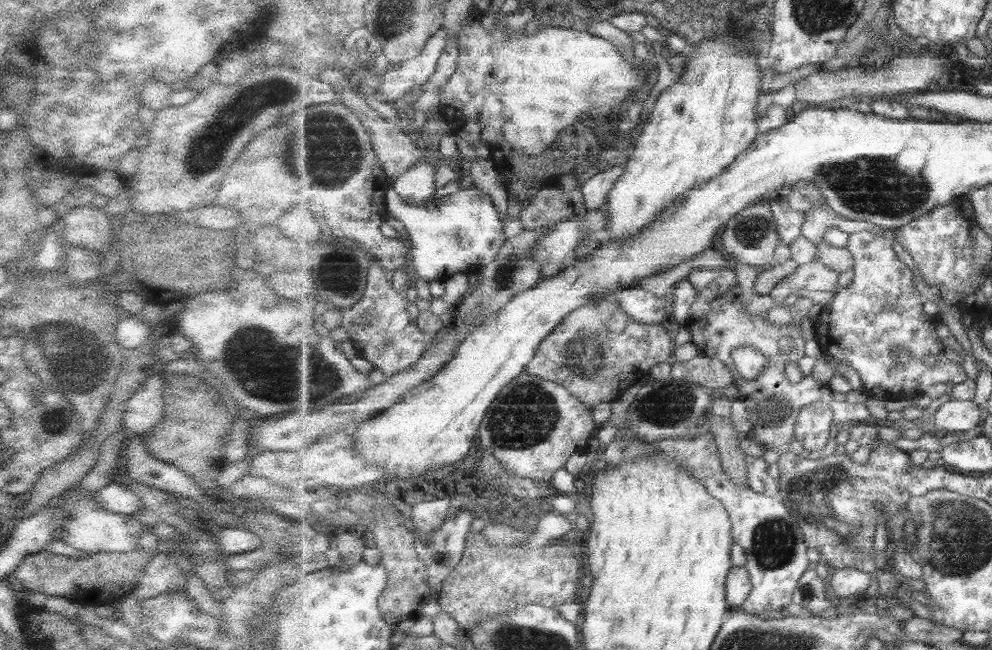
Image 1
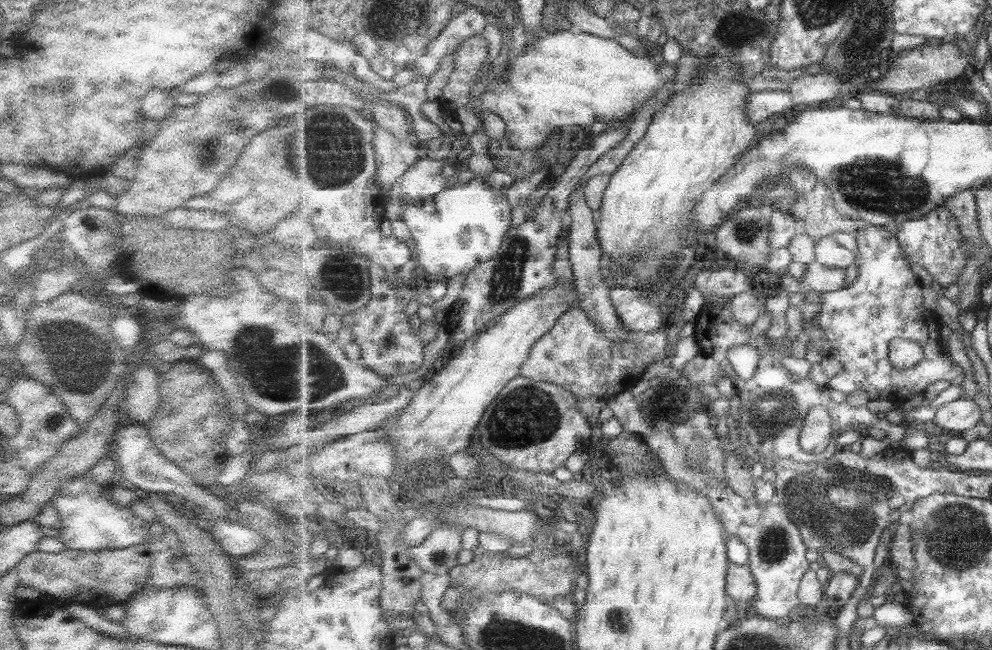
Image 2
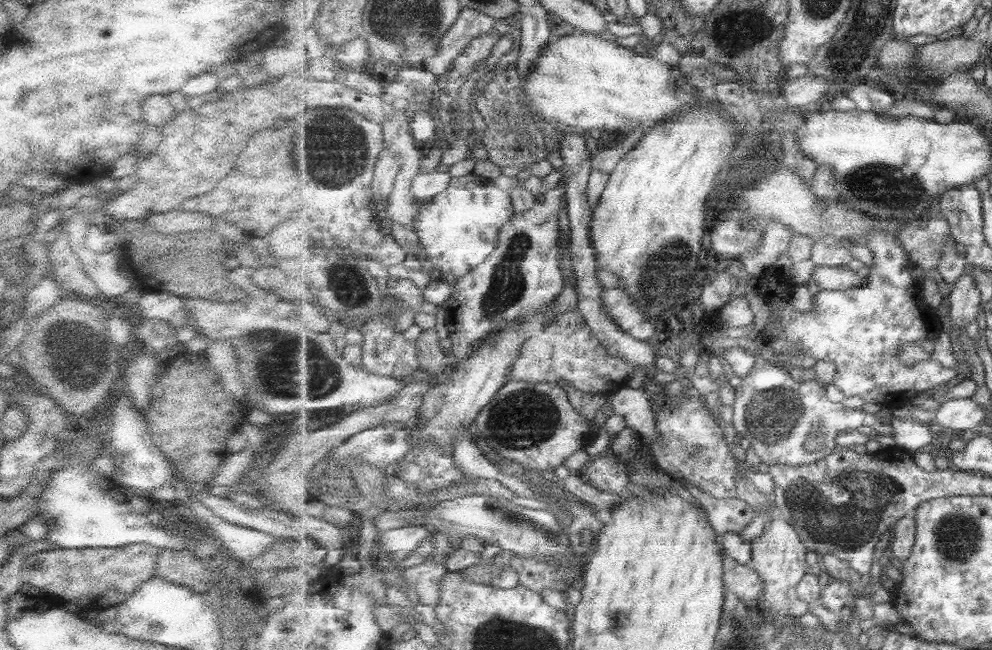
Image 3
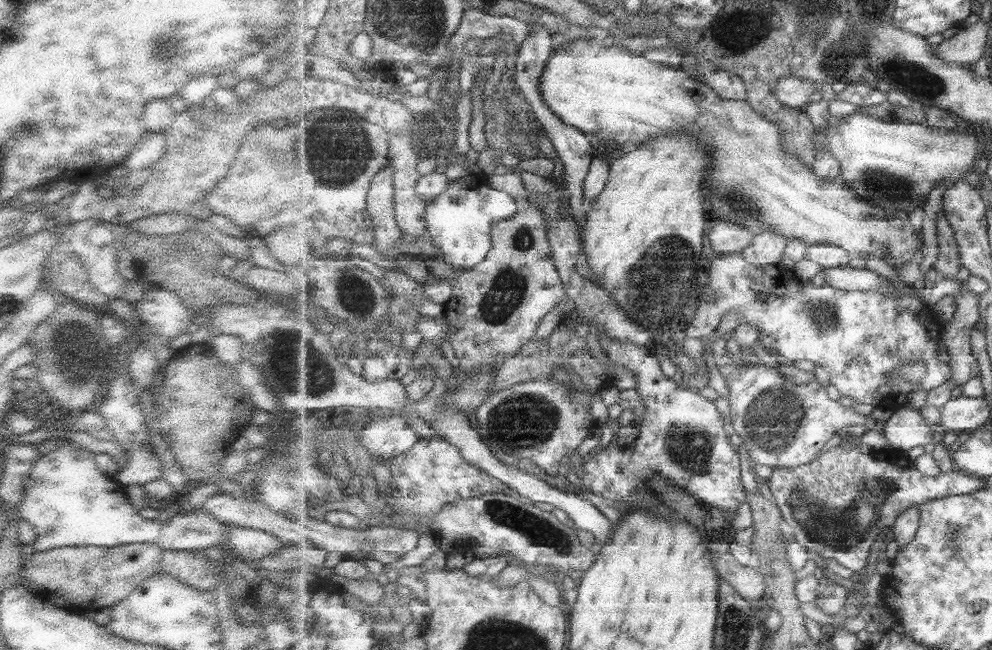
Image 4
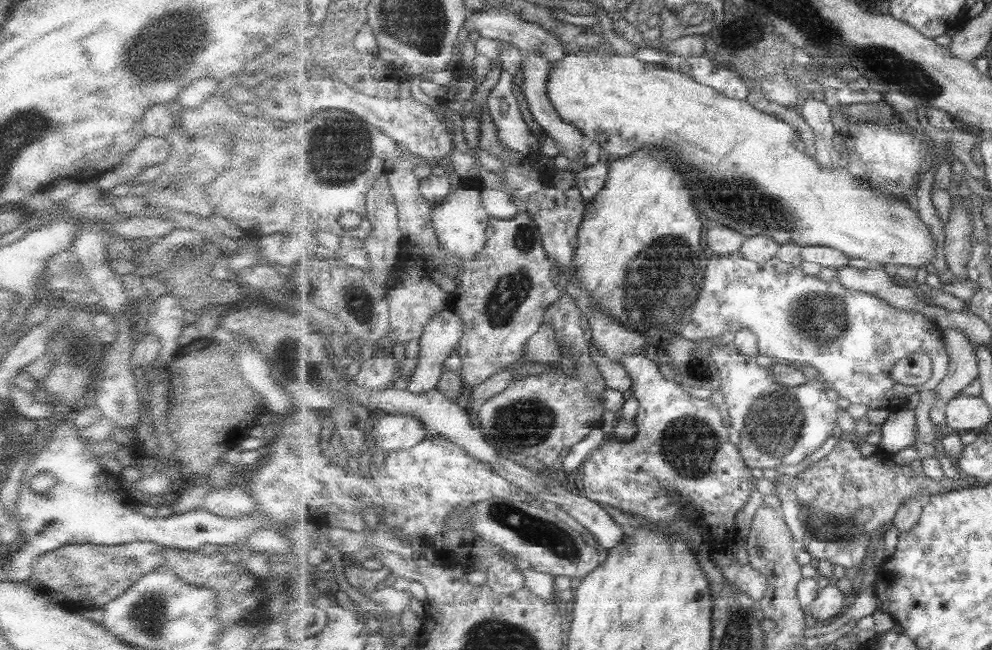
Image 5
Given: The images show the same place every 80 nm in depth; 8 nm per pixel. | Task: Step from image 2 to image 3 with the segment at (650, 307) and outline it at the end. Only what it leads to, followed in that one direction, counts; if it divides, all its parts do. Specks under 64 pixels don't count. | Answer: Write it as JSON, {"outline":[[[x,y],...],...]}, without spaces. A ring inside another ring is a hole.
{"outline":[[[620,288],[605,289],[602,292],[602,304],[606,305],[606,312],[613,317],[615,324],[622,328],[629,336],[637,340],[648,342],[655,334],[656,323],[645,316],[644,312]]]}

